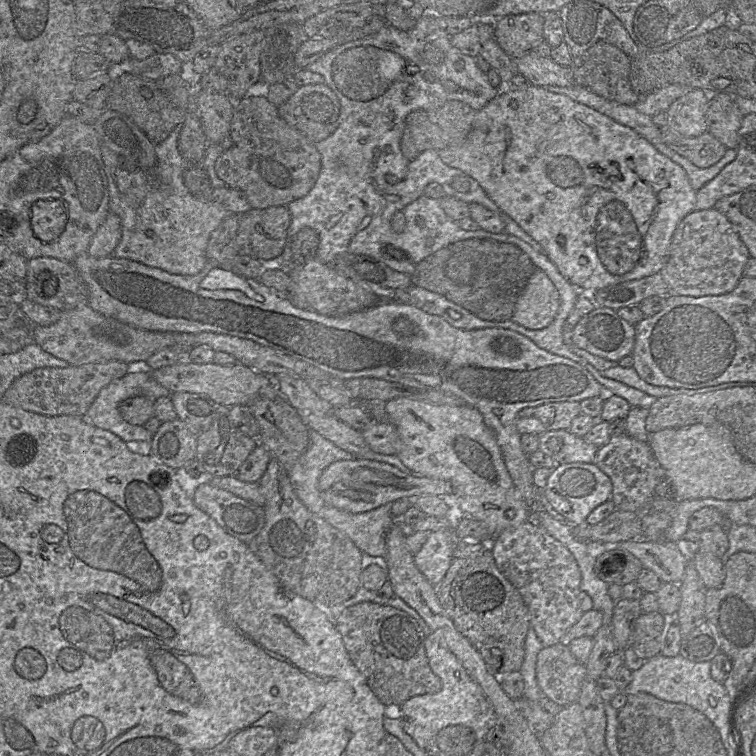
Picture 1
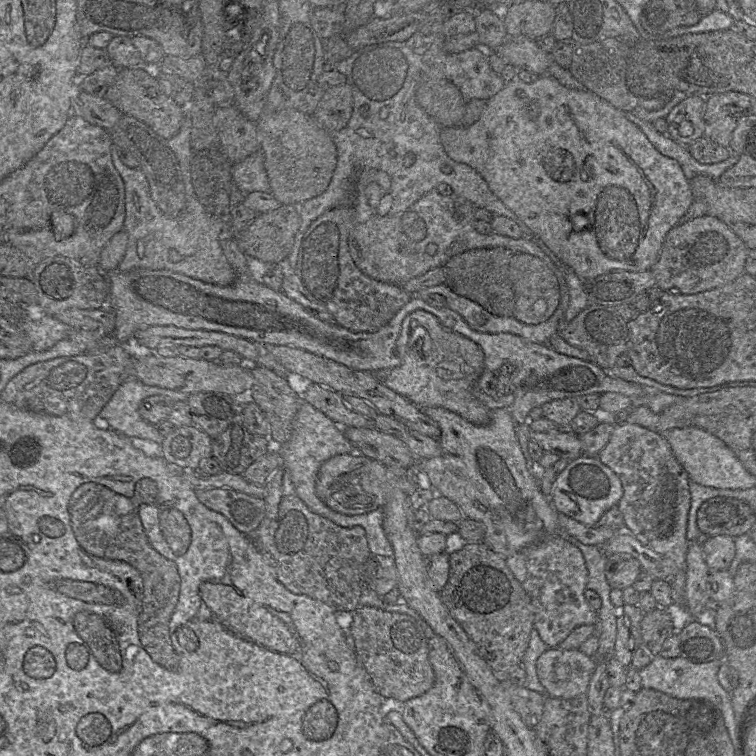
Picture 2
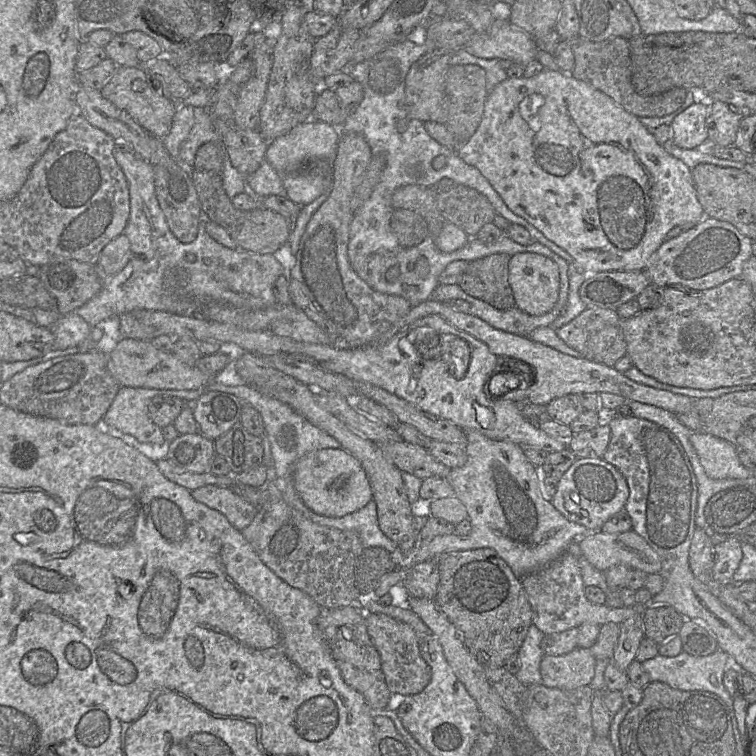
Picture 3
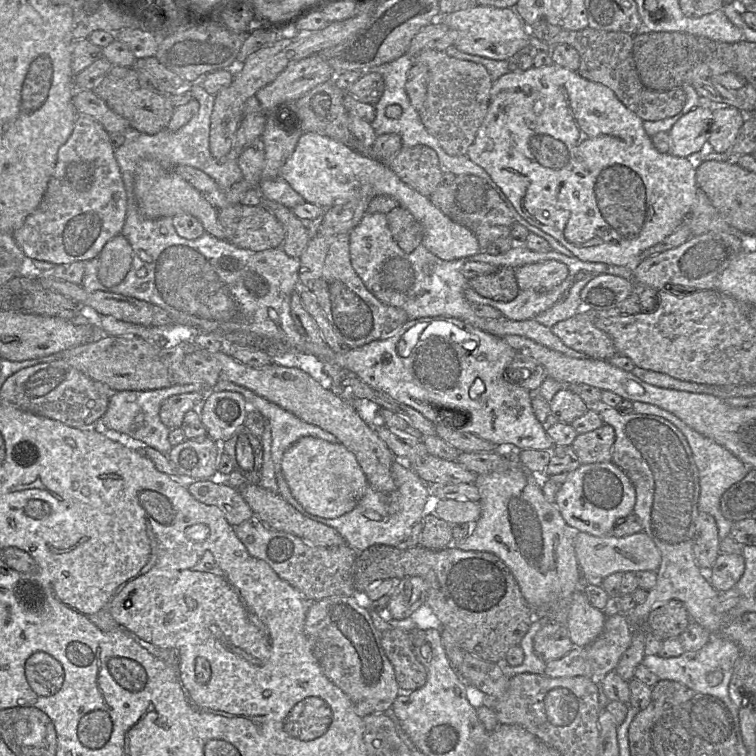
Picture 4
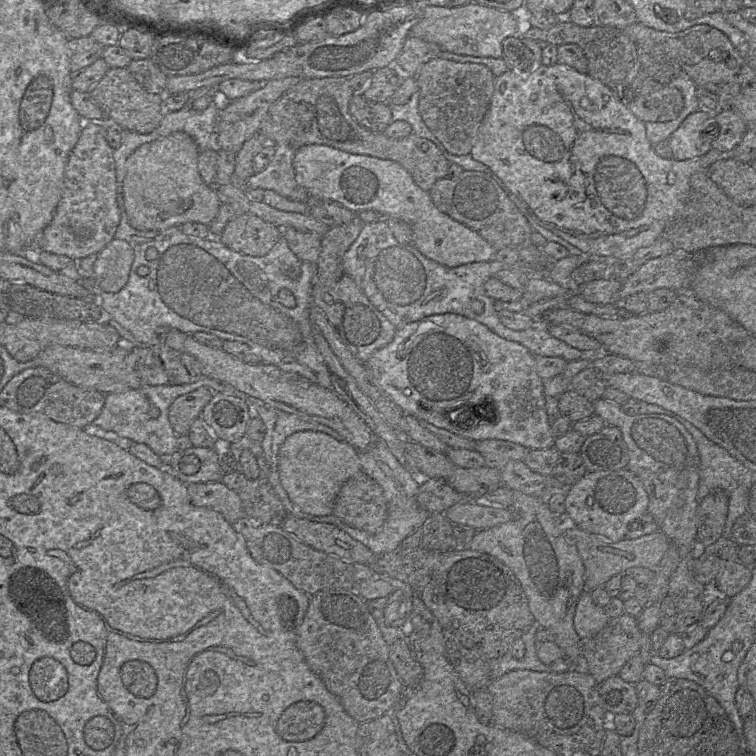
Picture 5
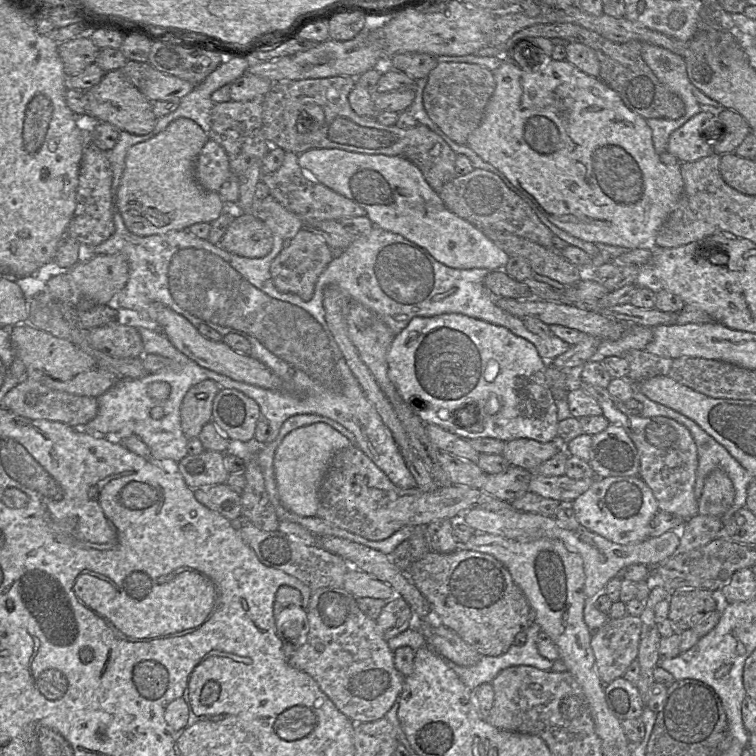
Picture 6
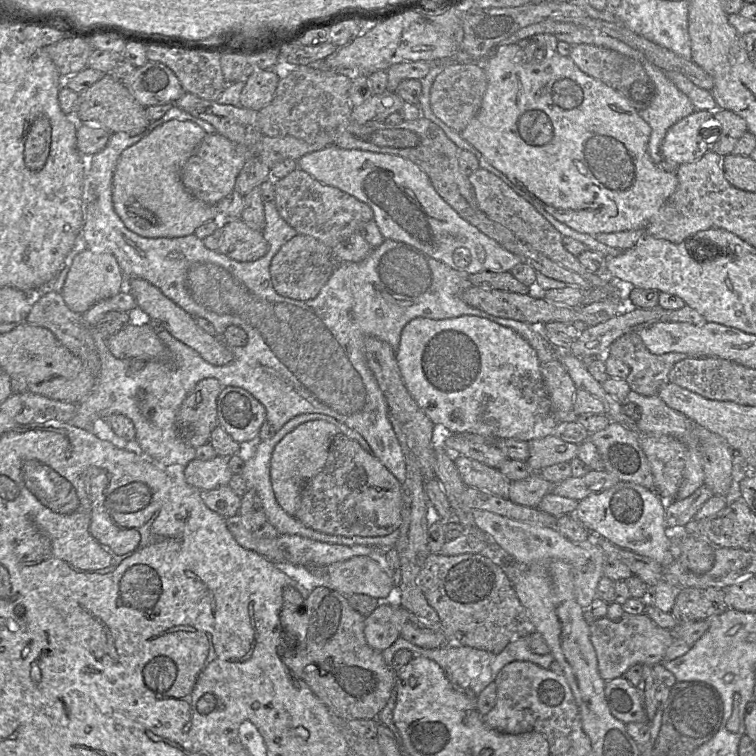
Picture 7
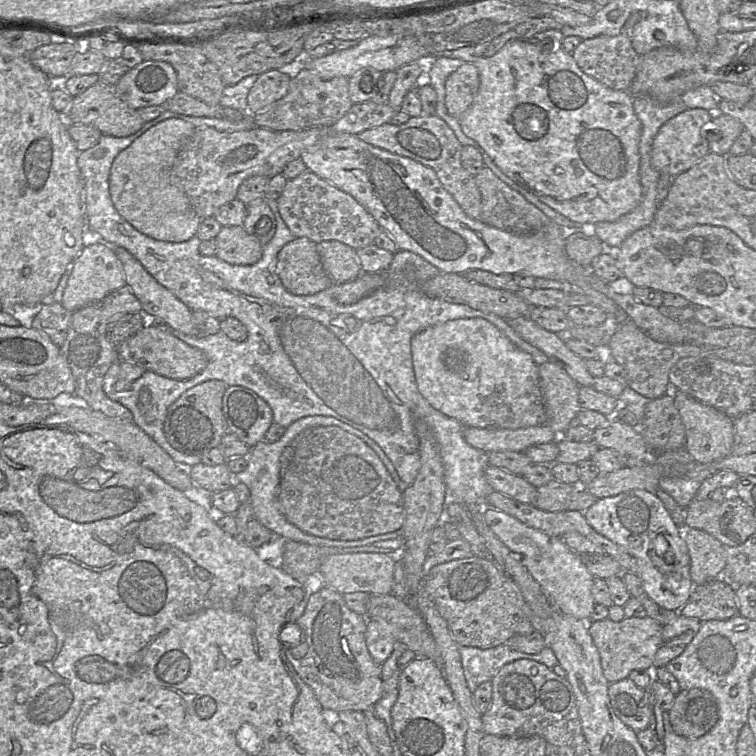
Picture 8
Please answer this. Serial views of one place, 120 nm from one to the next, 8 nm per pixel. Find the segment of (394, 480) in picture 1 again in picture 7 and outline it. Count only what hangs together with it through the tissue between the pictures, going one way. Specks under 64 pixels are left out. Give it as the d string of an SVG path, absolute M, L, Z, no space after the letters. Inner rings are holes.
M308 421L286 434L275 446L270 460L270 479L275 498L287 514L296 514L304 484L322 470L330 444L338 433L341 432L337 427L326 421Z

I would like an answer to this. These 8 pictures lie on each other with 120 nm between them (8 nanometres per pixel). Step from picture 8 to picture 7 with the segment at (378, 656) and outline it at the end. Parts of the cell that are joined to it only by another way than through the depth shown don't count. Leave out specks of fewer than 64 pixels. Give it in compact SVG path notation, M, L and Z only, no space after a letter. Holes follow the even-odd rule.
M382 602L365 619L365 638L371 648L382 652L401 636L400 608L398 604Z

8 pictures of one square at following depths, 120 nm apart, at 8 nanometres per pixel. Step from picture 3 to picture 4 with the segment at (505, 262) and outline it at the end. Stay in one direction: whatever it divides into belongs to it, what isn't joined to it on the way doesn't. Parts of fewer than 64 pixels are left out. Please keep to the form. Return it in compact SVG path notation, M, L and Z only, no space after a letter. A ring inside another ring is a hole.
M501 267L491 274L471 278L468 286L485 298L501 302L512 301L520 292L512 267Z

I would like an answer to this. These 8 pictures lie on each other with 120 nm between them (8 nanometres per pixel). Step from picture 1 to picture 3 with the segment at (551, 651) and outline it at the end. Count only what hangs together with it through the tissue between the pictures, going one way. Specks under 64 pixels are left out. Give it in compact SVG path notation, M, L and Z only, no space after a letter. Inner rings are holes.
M576 647L569 653L544 655L540 663L542 685L560 690L574 690L590 685L596 658L590 649Z

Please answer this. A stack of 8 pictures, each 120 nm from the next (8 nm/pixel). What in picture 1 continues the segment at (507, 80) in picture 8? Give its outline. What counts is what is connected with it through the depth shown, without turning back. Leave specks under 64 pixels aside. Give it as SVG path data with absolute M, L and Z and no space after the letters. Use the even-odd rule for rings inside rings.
M531 85L526 89L500 91L477 111L472 128L461 143L438 152L445 164L474 178L499 208L543 247L546 256L559 272L581 293L592 293L601 288L659 273L667 262L676 227L696 207L697 191L693 189L686 171L679 164L660 153L652 143L630 127L542 86Z

